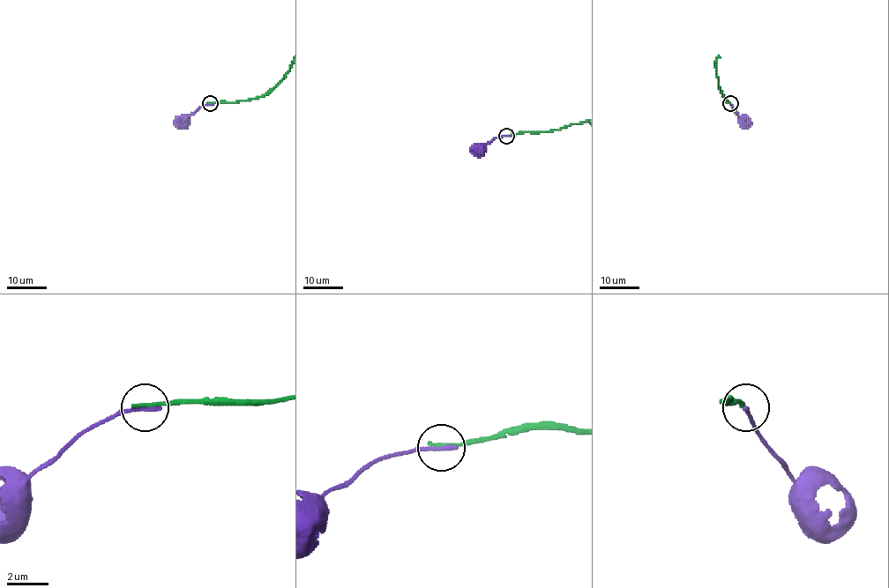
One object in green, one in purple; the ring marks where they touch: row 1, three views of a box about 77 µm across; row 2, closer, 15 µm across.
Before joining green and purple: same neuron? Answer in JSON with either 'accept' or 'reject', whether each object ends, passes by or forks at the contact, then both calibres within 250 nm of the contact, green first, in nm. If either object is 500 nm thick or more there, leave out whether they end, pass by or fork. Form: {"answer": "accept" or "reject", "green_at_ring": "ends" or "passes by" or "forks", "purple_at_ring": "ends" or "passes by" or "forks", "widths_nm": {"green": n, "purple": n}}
{"answer": "reject", "green_at_ring": "ends", "purple_at_ring": "ends", "widths_nm": {"green": 170, "purple": 260}}

